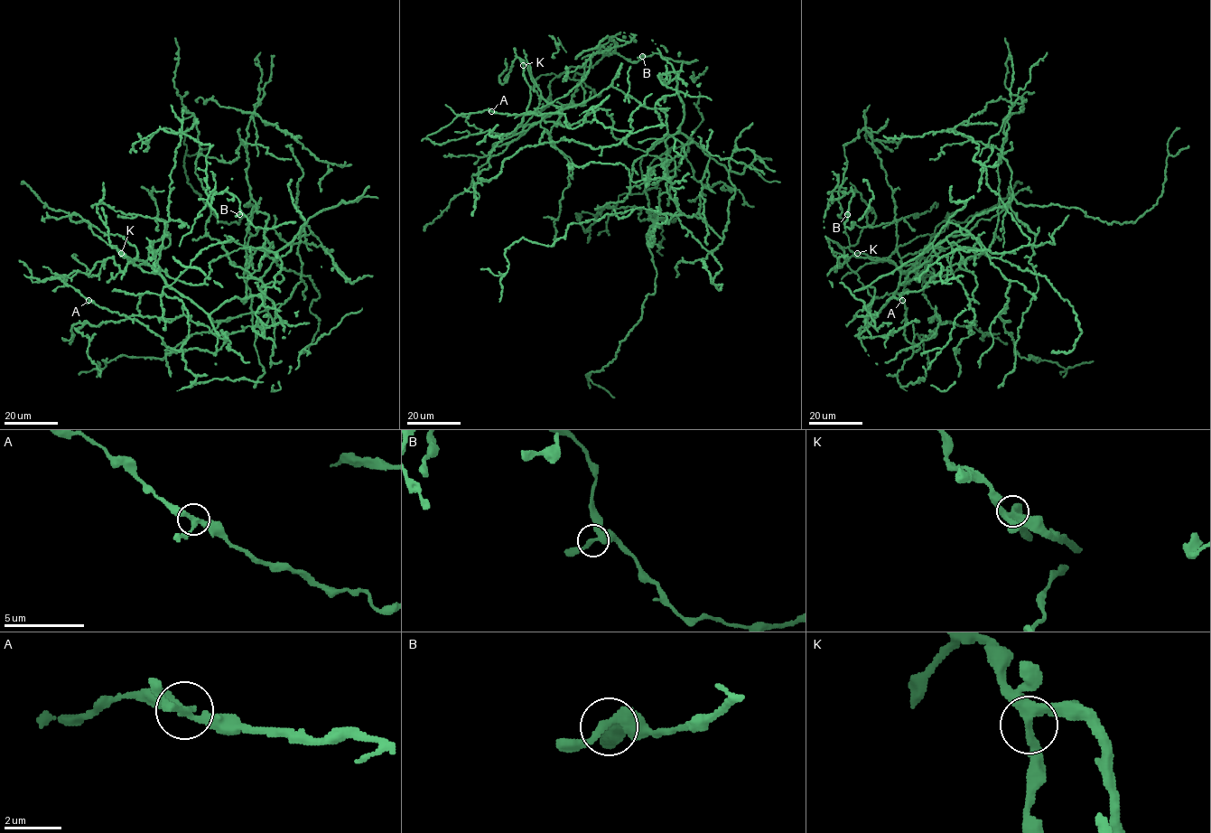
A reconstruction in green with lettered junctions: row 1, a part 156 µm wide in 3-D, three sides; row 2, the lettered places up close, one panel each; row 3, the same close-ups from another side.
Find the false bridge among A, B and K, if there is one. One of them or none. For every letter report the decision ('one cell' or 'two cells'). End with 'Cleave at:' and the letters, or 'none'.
A: two cells
B: one cell
K: one cell
Cleave at: A

